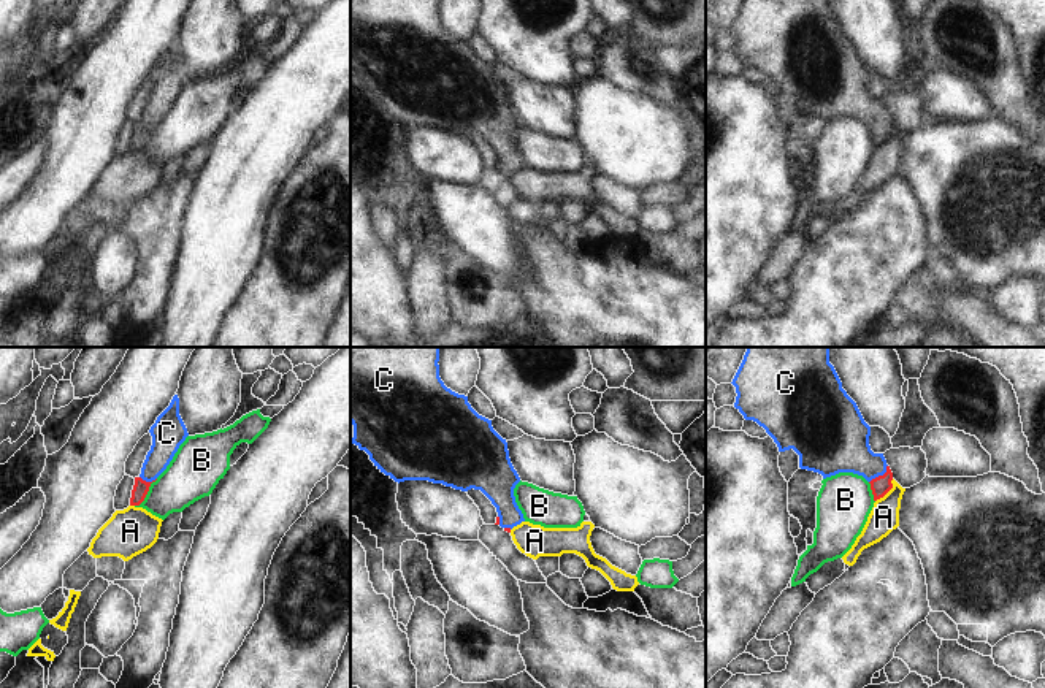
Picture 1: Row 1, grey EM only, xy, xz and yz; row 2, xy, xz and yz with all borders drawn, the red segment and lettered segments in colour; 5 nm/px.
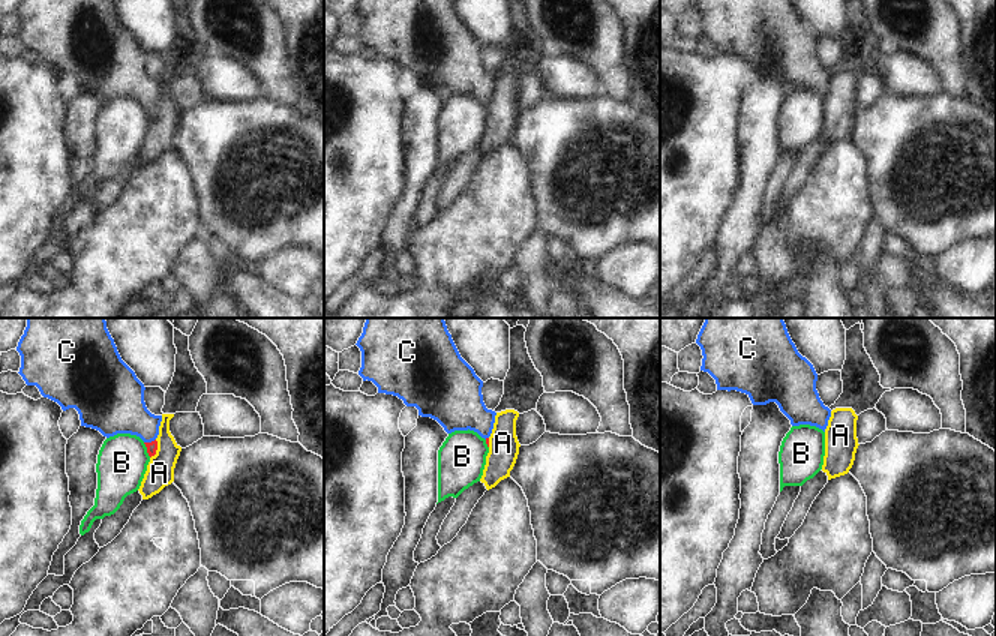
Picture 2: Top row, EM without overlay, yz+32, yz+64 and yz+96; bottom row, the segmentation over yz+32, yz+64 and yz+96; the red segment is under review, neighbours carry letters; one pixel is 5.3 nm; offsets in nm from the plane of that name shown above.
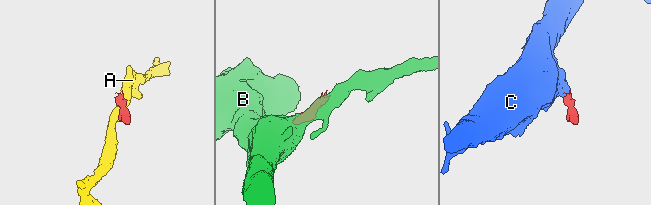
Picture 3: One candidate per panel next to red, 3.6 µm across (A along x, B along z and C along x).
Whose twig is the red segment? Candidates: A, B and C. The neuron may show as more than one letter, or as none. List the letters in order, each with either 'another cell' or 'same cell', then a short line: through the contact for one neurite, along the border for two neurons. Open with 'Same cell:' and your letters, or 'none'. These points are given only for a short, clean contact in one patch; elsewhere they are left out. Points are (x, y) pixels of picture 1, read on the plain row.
Same cell: C
A: another cell
B: another cell; line xy (157, 124), (151, 129), (146, 141), (135, 151)
C: same cell; line yz (880, 130), (880, 121), (842, 89)

